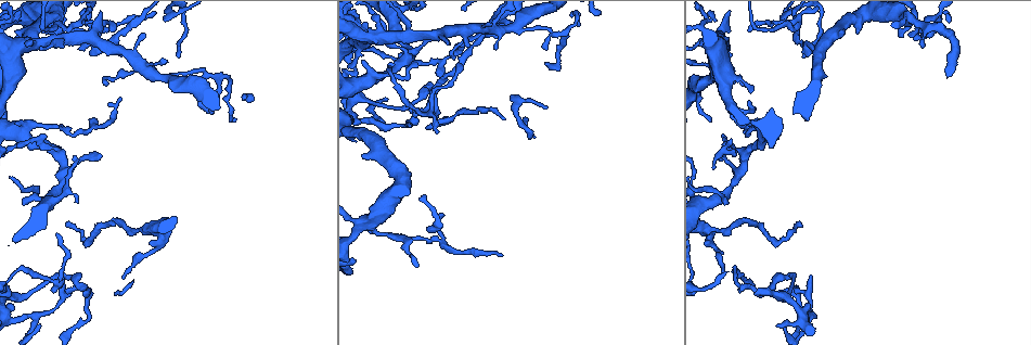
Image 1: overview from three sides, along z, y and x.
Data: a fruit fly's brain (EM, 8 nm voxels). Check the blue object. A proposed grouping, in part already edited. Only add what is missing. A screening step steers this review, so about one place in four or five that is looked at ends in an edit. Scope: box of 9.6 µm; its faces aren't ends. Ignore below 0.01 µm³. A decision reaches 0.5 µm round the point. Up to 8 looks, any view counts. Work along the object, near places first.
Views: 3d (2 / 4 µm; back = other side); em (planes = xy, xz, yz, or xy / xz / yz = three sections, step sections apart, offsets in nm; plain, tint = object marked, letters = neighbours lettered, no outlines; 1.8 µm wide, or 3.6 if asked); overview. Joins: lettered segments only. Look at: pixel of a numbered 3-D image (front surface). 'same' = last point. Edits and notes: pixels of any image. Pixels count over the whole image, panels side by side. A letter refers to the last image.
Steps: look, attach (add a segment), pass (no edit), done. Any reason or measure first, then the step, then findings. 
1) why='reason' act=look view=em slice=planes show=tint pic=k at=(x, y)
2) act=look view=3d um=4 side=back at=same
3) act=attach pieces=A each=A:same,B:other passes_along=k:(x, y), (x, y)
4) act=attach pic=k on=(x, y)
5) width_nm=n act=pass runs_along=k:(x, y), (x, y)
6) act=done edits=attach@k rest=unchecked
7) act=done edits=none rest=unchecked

why='abrupt turn' act=look view=3d um=4 pic=1 at=(379, 124)

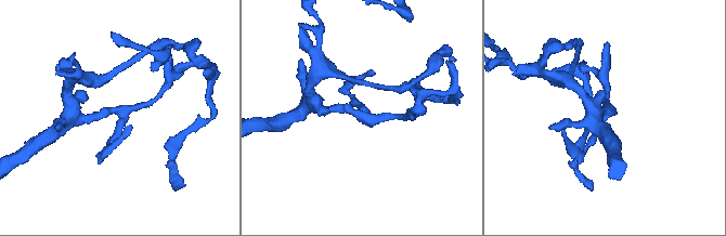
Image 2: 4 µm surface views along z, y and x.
arms=3 act=look view=em slice=planes show=tint pic=2 at=(606, 112)

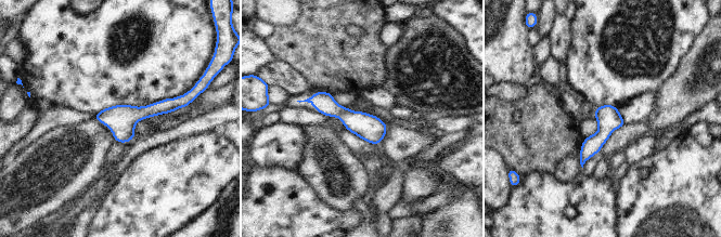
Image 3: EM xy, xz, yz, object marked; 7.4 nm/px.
why='see the neighbours' act=look view=em slice=planes show=letters at=same

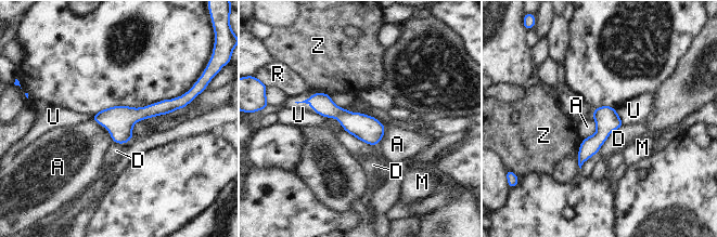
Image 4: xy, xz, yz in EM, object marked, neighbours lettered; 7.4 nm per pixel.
act=pass each=A:other,D:other,M:other,R:other,U:other,Z:other runs_along=4:(180, 105), (123, 118), (95, 118) found='none of them fits'

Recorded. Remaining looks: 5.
why='end of a long branch' act=look view=3d um=4 pic=1 at=(65, 224)

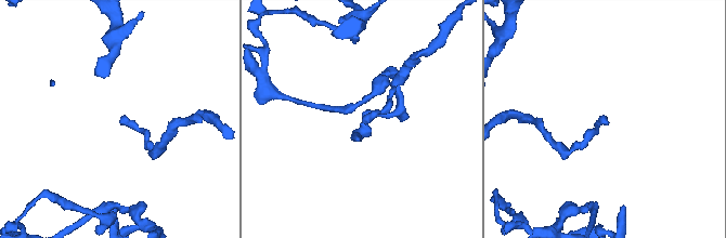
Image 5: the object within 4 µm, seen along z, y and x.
act=look view=em slice=planes show=tint pic=5 at=(365, 123)

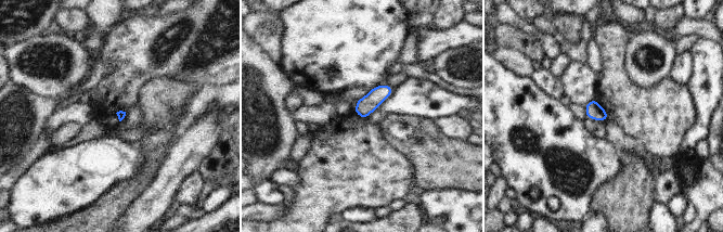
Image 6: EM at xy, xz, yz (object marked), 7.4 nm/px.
why='see the neighbours' act=look view=em slice=planes show=letters at=same

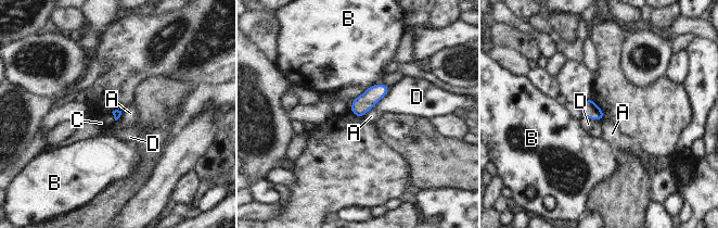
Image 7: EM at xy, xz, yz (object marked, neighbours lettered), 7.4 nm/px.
act=pass each=A:other,B:other,C:other,D:other border=7:(349, 110), (358, 118) found='no lettered segment goes on from it'

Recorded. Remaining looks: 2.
why='an open end' act=look view=em um=3.6 slice=yz step=8 show=tint pic=1 at=(121, 98)

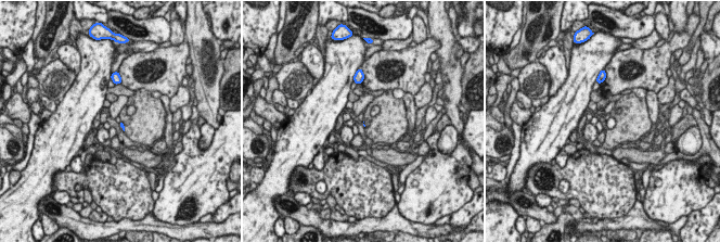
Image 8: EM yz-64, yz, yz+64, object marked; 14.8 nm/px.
why='another direction' act=look view=em um=3.6 slice=planes show=letters at=same

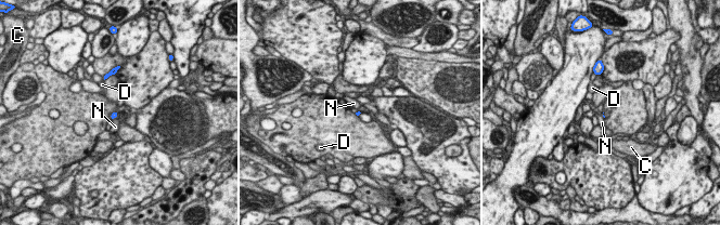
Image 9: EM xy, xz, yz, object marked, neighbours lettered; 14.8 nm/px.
act=pass each=C:other,D:other,N:other found='no lettered segment goes on from it'

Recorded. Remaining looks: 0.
act=done edits=none rest=unchecked

